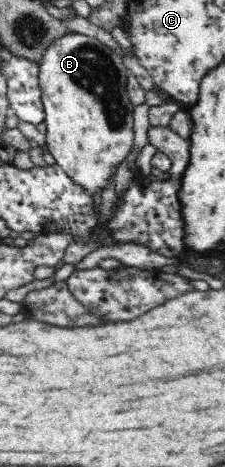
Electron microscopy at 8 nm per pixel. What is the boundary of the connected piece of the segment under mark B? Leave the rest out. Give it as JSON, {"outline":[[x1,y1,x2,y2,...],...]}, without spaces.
{"outline":[[68,32,61,37,57,37,55,42,52,42,46,51,41,55,39,59,39,91,41,92,41,103,44,109,44,121,46,125,46,144,49,147,51,155,56,159,58,163,64,170,65,173,77,184,85,188,87,193,93,195,95,190,104,189,107,187,107,182,109,177,117,171,117,166,129,155,133,150,133,108,136,106,129,97,127,91,127,78,130,76,130,69,123,64,121,55,116,53,114,49,101,43,99,39,93,36,83,35,82,33]]}

